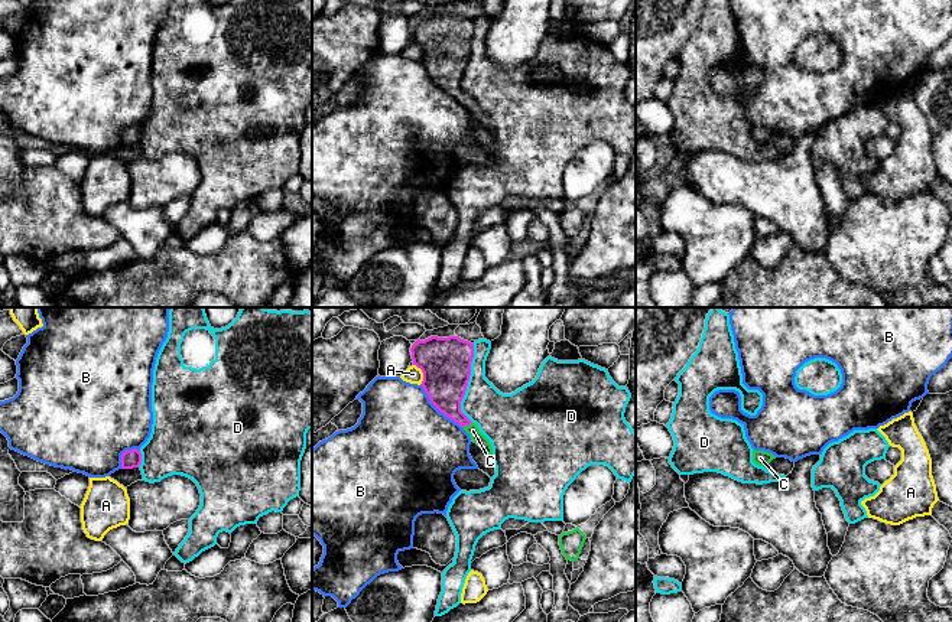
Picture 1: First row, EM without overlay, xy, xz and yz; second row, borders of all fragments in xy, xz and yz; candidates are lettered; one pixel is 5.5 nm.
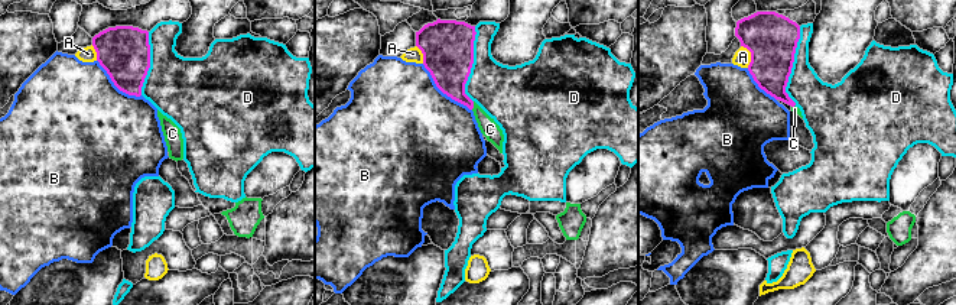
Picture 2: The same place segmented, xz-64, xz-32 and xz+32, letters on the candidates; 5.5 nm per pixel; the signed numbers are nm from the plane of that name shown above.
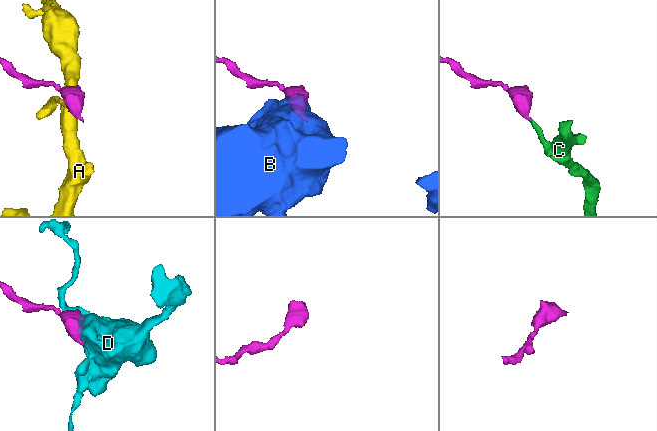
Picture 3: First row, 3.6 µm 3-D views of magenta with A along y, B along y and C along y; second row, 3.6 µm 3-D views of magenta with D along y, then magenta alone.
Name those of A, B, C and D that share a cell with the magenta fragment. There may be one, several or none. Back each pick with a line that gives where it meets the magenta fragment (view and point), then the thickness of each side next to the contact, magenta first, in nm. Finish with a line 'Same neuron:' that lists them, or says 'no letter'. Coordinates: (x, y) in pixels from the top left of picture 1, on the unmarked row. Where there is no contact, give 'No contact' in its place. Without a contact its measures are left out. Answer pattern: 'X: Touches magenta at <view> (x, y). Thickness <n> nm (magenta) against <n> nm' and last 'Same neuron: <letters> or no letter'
C: Touches magenta at xz (467, 101). Thickness 220 nm (magenta) against 70 nm
Same neuron: C

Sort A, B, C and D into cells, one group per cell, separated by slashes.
A / B / C / D

